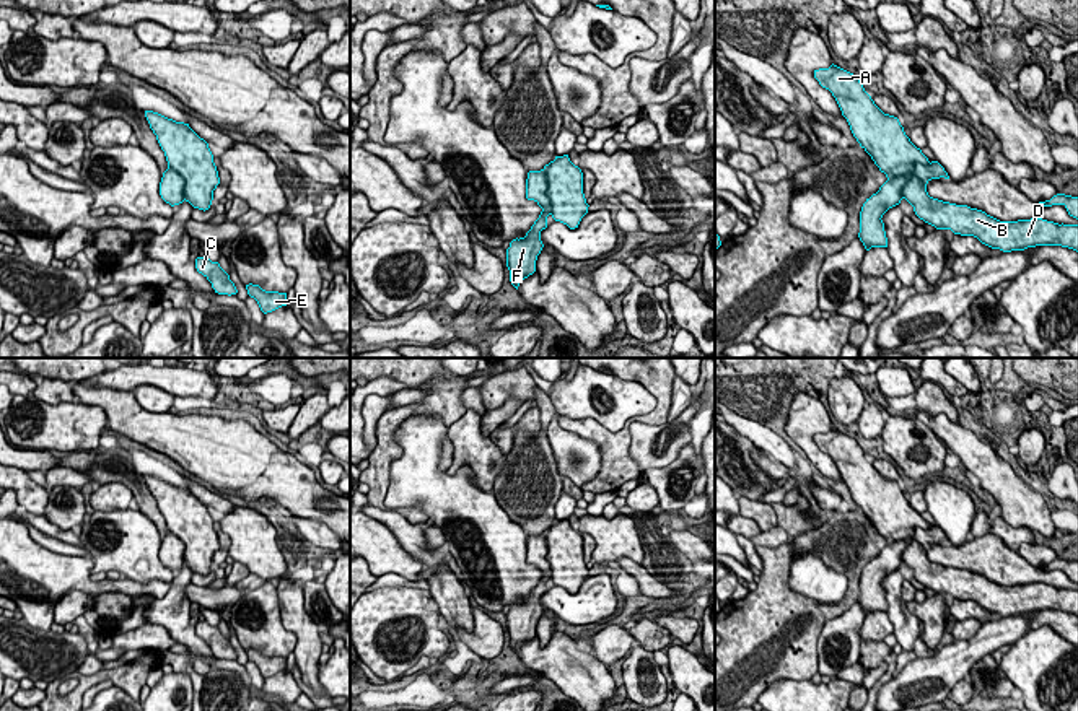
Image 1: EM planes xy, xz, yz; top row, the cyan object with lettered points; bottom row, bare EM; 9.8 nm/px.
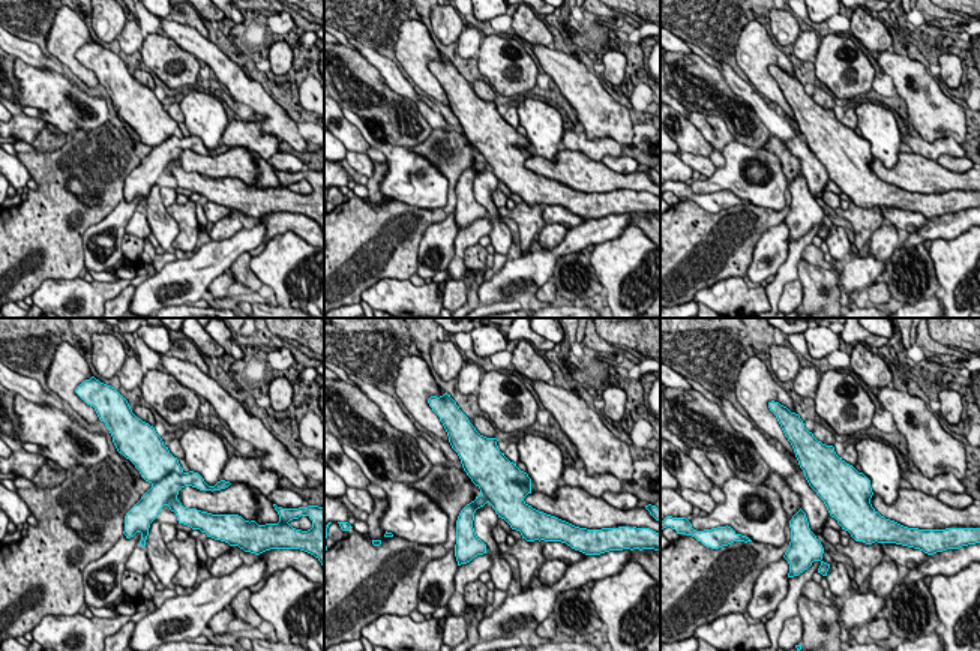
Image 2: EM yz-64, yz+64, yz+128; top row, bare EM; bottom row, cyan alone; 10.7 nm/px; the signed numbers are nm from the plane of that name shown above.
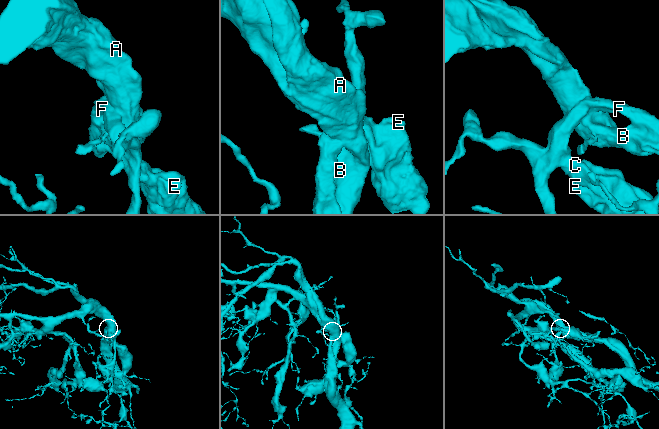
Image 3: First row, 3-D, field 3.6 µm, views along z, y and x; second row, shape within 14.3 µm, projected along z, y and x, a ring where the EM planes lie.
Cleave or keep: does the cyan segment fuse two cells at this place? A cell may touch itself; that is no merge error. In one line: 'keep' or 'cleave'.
keep

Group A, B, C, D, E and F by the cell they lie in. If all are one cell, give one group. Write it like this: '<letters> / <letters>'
A B C D E F

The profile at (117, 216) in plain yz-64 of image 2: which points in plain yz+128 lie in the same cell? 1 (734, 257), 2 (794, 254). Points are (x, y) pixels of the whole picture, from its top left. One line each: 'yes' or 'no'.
1: no
2: no

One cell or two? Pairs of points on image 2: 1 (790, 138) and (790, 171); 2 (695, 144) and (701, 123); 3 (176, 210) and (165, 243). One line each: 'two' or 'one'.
1: two
2: two
3: two

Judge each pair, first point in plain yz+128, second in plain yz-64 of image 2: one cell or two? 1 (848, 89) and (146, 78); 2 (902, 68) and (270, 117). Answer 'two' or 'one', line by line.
1: two
2: one

